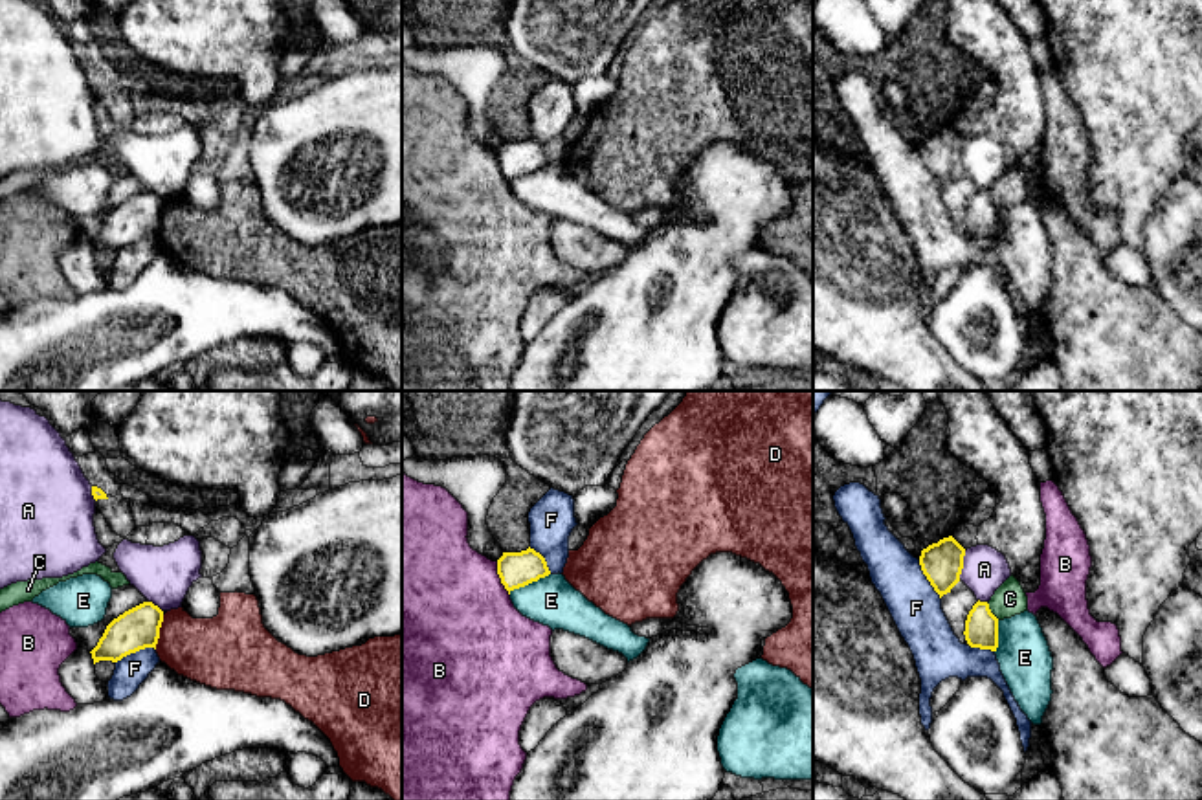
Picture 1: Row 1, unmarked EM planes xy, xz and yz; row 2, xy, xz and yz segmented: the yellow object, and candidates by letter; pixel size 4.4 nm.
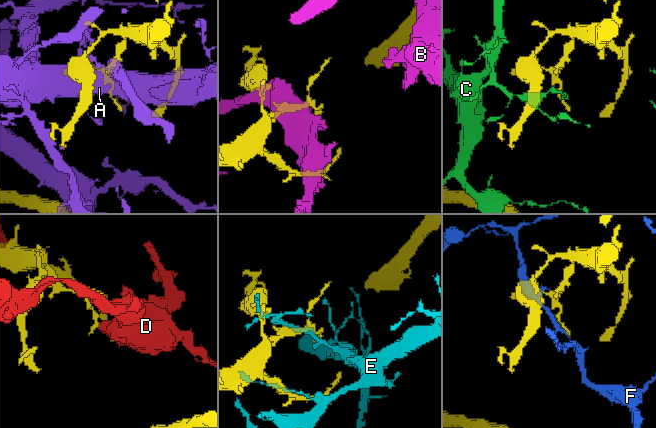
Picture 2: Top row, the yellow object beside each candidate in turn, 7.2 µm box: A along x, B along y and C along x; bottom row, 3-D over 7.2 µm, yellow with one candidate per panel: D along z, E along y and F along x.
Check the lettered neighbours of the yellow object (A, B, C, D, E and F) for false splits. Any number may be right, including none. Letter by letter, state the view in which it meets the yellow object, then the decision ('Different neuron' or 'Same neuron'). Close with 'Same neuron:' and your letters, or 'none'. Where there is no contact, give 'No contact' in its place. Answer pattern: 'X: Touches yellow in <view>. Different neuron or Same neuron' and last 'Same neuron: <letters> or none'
A: Touches yellow in yz. Different neuron
B: Touches yellow in xz. Different neuron
C: Touches yellow in yz. Different neuron
D: Touches yellow in xy. Different neuron
E: Touches yellow in xz. Different neuron
F: Touches yellow in xy. Different neuron
Same neuron: none

